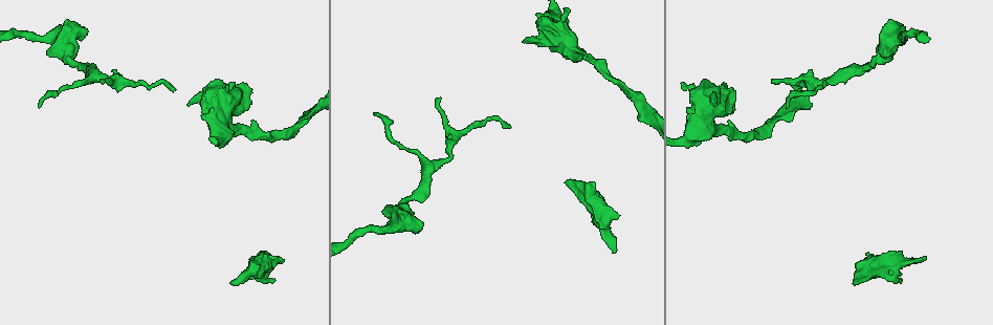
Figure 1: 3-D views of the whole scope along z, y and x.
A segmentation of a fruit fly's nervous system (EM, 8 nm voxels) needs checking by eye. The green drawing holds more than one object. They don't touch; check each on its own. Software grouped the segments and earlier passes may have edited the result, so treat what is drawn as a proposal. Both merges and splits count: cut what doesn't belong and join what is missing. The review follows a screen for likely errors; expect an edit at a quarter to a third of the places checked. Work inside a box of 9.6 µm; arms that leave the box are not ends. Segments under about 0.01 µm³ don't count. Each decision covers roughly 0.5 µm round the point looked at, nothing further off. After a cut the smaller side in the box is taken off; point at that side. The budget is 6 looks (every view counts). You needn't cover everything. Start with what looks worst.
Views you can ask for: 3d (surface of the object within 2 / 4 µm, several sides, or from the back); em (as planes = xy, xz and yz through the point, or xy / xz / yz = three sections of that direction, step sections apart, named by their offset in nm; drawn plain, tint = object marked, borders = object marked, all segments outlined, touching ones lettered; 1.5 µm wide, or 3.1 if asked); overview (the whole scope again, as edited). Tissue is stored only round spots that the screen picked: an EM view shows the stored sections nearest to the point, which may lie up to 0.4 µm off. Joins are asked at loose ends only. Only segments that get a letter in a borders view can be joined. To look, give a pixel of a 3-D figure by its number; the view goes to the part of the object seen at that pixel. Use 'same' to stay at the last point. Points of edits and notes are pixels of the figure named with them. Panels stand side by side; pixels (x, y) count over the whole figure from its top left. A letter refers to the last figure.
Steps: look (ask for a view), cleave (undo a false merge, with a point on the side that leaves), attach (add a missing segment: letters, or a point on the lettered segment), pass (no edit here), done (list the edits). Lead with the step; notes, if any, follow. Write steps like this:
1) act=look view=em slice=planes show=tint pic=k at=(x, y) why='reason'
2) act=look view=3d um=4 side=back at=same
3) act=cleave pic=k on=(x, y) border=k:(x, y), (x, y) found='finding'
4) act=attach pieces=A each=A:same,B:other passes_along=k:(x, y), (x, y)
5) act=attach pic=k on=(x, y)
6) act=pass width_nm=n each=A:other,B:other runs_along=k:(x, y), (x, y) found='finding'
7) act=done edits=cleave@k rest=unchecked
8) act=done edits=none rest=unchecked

act=look view=em slice=planes show=borders pic=1 at=(272, 282) why='free end'

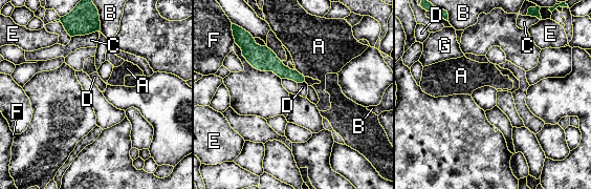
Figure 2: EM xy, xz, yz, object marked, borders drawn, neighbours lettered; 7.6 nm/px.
act=pass each=A:other,B:other,C:other,D:other,E:other,F:other,G:other border=2:(304, 81), (298, 83) found='none of them fits'

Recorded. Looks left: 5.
act=look view=em slice=planes show=borders pic=1 at=(104, 79) why='branch stops here'

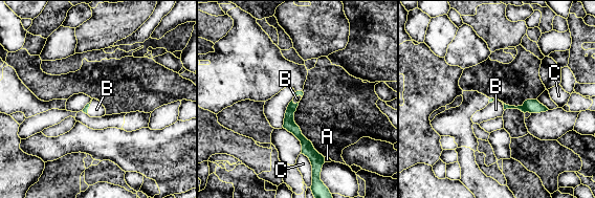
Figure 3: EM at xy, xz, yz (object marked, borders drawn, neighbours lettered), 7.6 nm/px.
act=attach pieces=B each=A:other,B:same,C:other found='it goes on there'

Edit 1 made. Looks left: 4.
act=look view=3d um=2 pic=1 at=(376, 114) why='thin end'

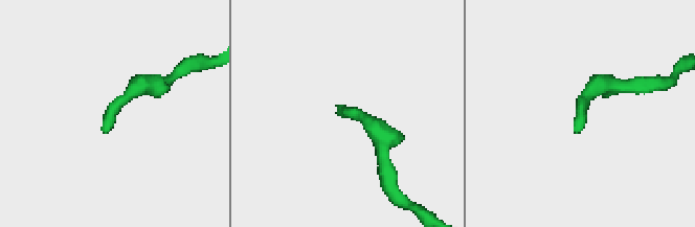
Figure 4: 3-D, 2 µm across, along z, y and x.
act=look view=em slice=planes show=borders pic=4 at=(574, 132) why='shape alone is not enough'

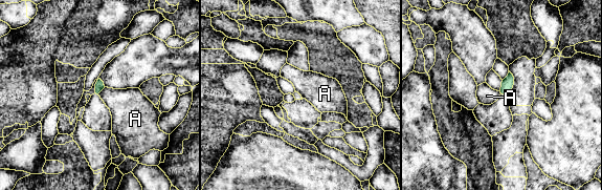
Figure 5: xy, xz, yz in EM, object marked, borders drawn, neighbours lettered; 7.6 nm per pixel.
act=pass width_nm=70 each=A:other border=5:(105, 87), (97, 93) found='no lettered segment goes on from it'

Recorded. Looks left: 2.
act=done edits=attach@3 rest=unchecked

